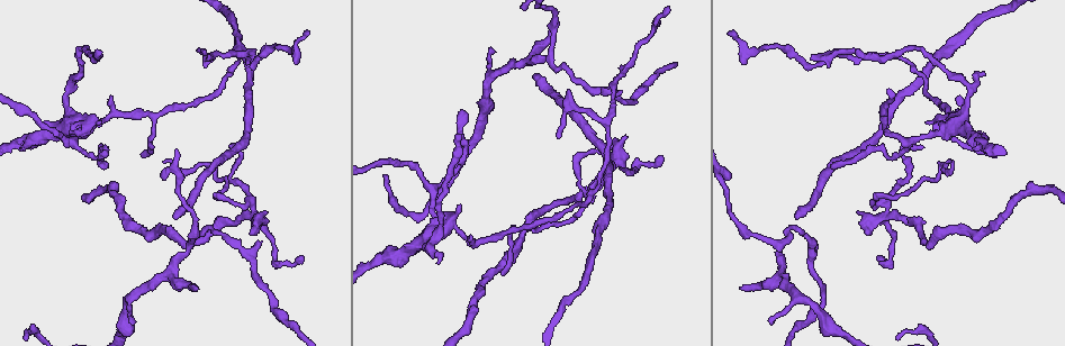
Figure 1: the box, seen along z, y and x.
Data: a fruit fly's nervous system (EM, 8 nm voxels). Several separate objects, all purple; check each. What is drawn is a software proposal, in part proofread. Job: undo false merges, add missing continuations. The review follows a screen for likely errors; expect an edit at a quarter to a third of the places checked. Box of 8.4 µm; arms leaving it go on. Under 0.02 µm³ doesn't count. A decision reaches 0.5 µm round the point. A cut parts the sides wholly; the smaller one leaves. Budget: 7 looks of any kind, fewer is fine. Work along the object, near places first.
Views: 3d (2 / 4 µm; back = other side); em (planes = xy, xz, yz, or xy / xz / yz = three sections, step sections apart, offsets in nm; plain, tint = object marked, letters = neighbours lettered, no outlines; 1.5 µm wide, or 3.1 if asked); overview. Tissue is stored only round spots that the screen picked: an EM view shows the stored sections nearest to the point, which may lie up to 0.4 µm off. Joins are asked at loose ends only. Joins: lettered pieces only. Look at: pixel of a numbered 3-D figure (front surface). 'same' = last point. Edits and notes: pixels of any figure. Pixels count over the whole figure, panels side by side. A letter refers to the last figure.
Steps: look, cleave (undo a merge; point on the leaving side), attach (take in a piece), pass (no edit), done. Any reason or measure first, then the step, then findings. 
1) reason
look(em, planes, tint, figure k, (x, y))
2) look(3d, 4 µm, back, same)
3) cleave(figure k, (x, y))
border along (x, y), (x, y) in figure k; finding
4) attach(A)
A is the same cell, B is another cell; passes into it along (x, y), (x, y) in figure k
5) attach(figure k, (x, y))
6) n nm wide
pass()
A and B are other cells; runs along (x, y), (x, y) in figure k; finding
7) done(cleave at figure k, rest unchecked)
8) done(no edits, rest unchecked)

tapers out
look(em, xz, step 8, tint, figure 1, (134, 323))

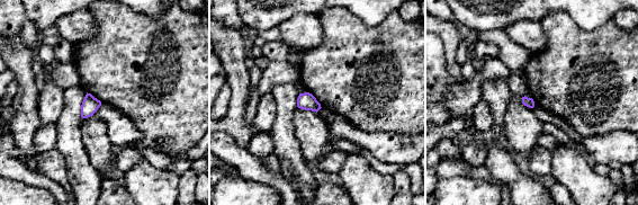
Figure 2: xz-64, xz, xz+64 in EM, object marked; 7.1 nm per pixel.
look(em, planes, letters, same)

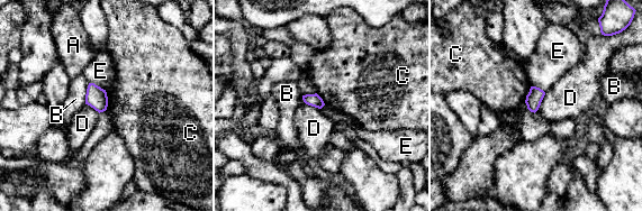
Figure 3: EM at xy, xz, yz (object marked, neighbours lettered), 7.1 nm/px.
90 nm wide
pass()
A, B, C, D and E are other cells; border along (105, 91), (107, 109) in figure 3; no lettered piece goes on from it

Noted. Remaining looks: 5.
long arm stops here
look(3d, 4 µm, figure 1, (174, 215))

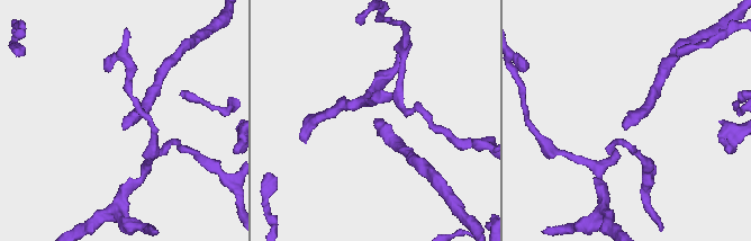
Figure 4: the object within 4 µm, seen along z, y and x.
look(em, planes, letters, figure 4, (623, 126))

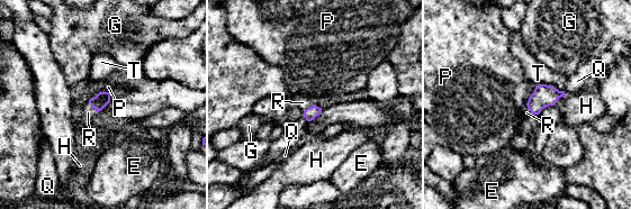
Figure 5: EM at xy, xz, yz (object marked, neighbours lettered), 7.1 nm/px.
attach(R)
R is the same cell, E, G, H, P, Q and T are other cells; the neuron continues

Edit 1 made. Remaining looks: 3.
tapers out
look(em, yz, step 8, letters, figure 1, (877, 258))

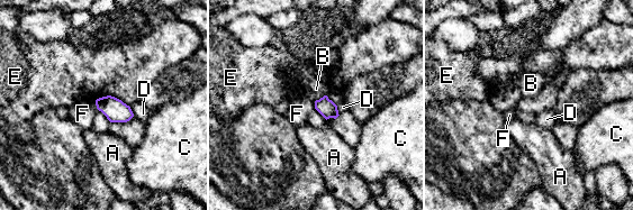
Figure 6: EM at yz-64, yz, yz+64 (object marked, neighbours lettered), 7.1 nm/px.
cut it another way
look(em, planes, letters, same)

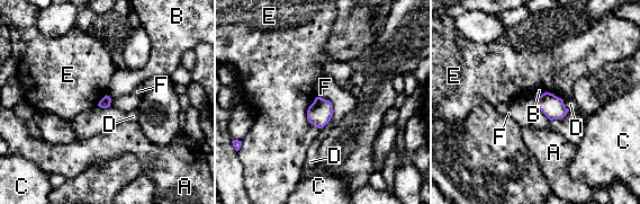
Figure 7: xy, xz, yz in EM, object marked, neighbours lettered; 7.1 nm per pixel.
pass()
A, B, C, D, E and F are other cells; border along (316, 96), (332, 104), (328, 123) in figure 7; none of them fits

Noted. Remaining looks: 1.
done(attach at figure 5, rest unchecked)

